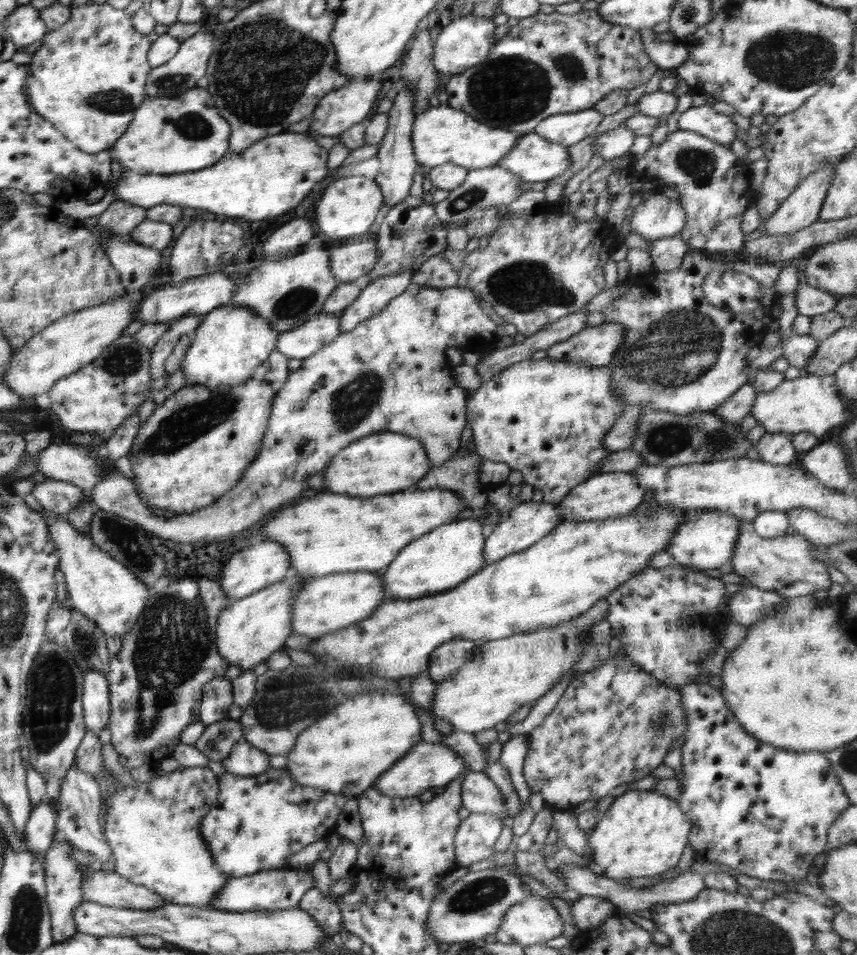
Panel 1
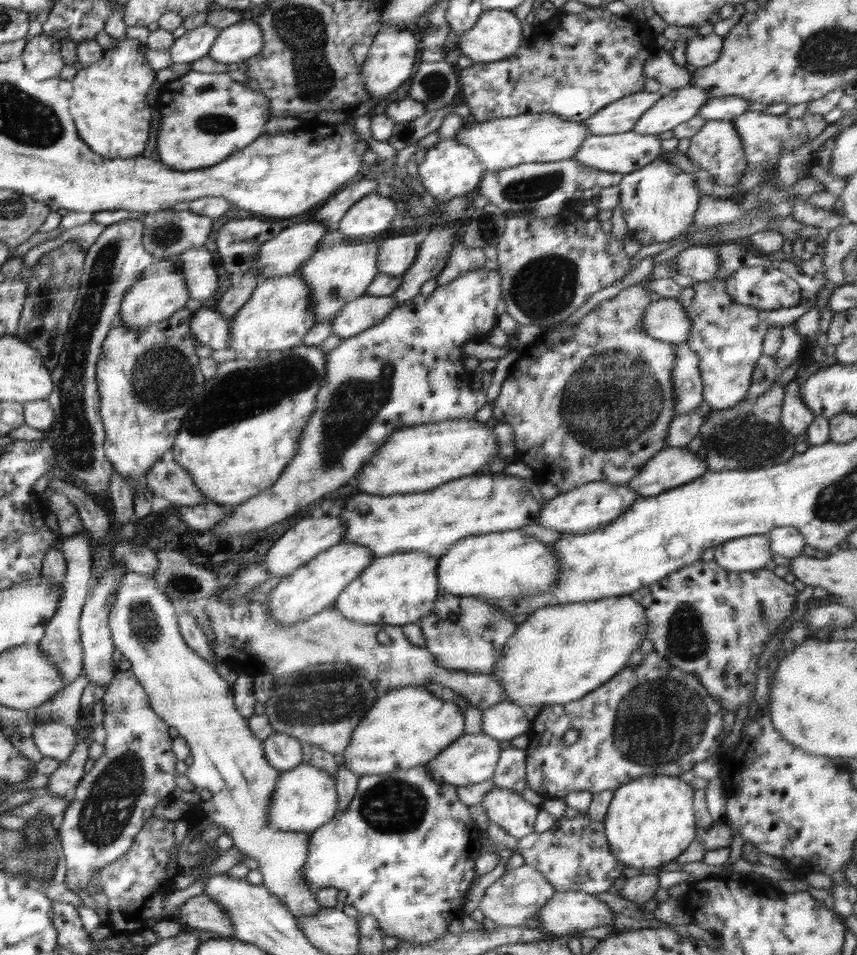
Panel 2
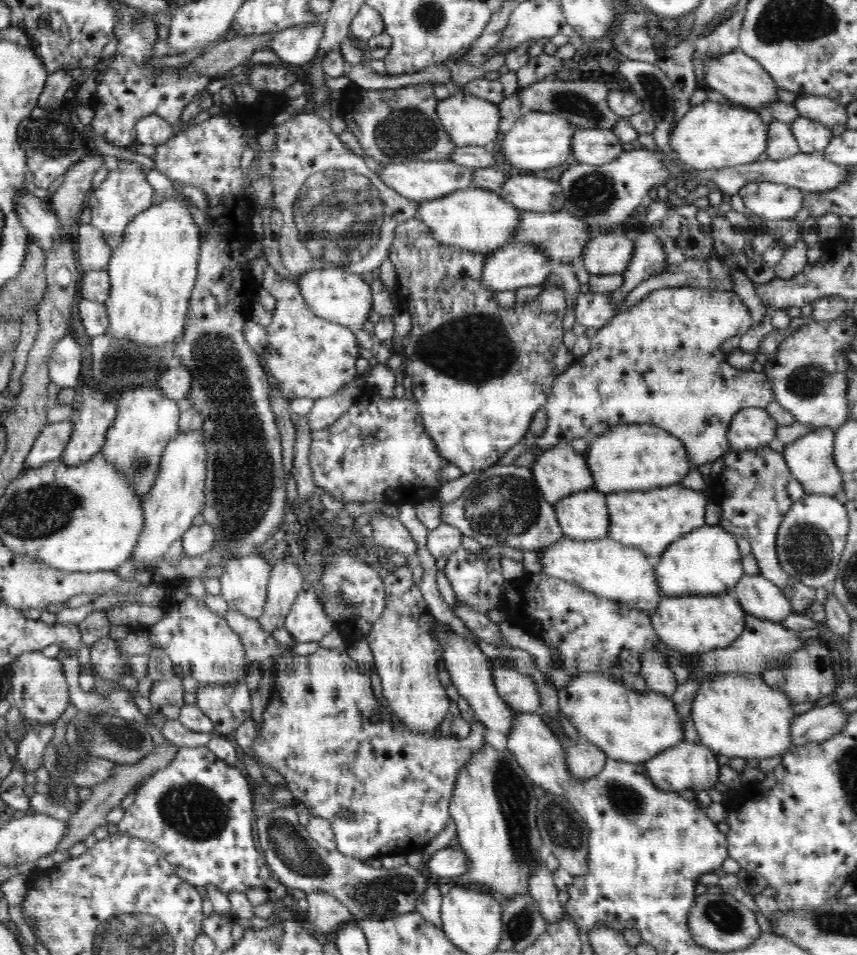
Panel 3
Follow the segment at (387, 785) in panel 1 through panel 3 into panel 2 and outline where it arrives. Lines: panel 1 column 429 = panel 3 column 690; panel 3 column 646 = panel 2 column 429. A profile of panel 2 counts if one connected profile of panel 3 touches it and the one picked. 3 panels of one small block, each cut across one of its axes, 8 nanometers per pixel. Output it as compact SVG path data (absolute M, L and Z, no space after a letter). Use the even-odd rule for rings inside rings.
M482 732L478 734L464 733L424 765L434 777L459 787L490 780L500 755L500 741Z

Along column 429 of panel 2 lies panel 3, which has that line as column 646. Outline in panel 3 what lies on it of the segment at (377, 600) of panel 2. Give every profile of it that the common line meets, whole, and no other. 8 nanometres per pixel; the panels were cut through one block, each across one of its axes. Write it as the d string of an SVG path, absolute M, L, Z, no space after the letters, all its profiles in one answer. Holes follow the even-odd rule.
M564 536L557 544L537 552L542 559L542 574L574 583L599 597L621 602L628 608L651 615L664 597L656 577L658 557L648 556L638 547L615 542L610 537L578 541Z

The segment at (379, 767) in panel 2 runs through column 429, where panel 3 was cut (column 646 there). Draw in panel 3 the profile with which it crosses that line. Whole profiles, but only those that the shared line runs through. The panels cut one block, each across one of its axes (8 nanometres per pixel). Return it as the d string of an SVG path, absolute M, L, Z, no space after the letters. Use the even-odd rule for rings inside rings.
M583 673L572 676L572 680L557 690L559 712L564 712L571 724L588 741L598 745L608 759L633 763L644 763L656 754L676 746L685 740L684 727L674 707L674 701L666 695L654 692L638 692L622 684L619 678L606 678L598 673Z

